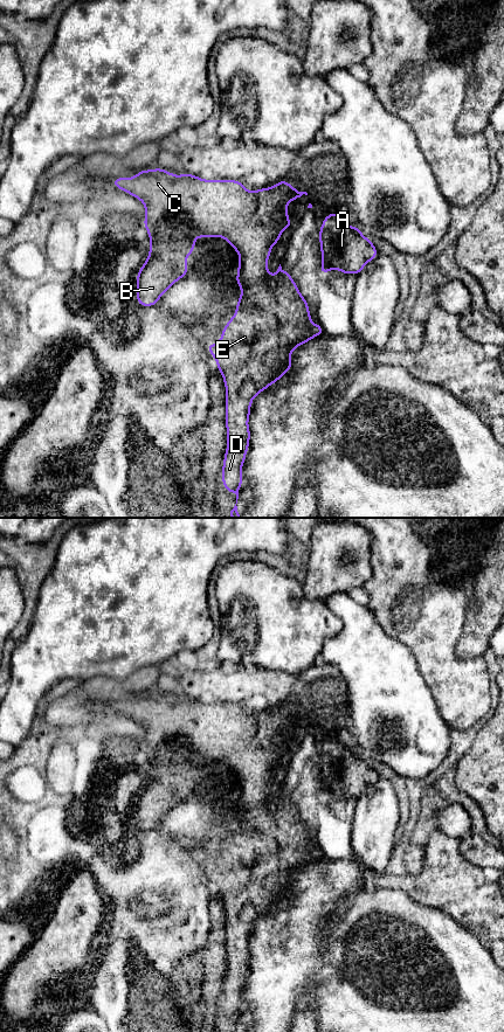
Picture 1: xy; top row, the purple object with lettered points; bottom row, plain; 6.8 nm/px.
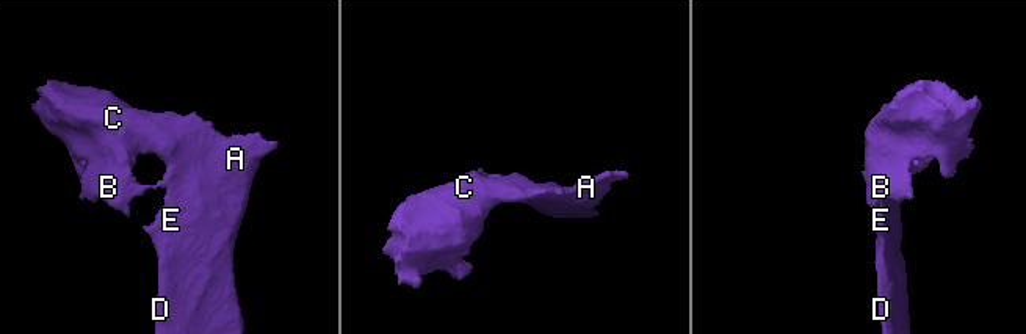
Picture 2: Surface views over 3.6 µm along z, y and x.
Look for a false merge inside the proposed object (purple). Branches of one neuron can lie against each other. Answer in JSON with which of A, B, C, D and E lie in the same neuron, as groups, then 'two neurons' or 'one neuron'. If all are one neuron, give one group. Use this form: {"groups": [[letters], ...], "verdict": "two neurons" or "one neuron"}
{"groups": [["A", "B", "C", "D", "E"]], "verdict": "one neuron"}

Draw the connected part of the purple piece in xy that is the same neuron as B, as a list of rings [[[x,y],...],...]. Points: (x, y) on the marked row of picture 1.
[[[144,168],[140,171],[139,174],[132,176],[132,178],[116,178],[112,183],[119,188],[129,193],[130,195],[139,199],[145,205],[145,221],[144,226],[147,229],[149,237],[151,240],[151,245],[149,247],[150,256],[145,261],[144,265],[140,268],[138,276],[137,276],[137,300],[140,306],[153,306],[156,303],[160,299],[161,295],[165,293],[171,286],[182,278],[185,275],[188,273],[187,271],[187,255],[194,252],[194,243],[196,241],[196,237],[225,237],[225,241],[228,242],[239,254],[240,262],[239,262],[239,269],[237,269],[237,276],[236,282],[239,286],[242,289],[241,296],[239,302],[236,303],[236,313],[230,318],[230,320],[227,323],[227,325],[222,330],[222,337],[221,339],[215,342],[214,345],[207,345],[207,349],[209,353],[214,356],[218,363],[218,369],[223,376],[223,382],[226,386],[226,427],[227,427],[227,450],[225,453],[223,459],[223,467],[222,467],[222,482],[225,485],[225,489],[228,492],[234,492],[236,494],[236,504],[239,499],[239,490],[242,485],[242,464],[246,460],[246,453],[249,448],[249,439],[250,439],[250,431],[248,427],[248,420],[250,415],[250,406],[253,402],[253,399],[258,395],[261,392],[263,392],[265,388],[271,386],[274,382],[277,382],[281,376],[283,376],[291,367],[292,363],[290,362],[290,355],[294,352],[295,348],[297,348],[299,345],[308,342],[316,335],[320,335],[324,333],[323,328],[319,324],[312,324],[311,323],[311,316],[309,313],[309,304],[306,303],[305,298],[299,293],[298,286],[291,278],[290,273],[285,272],[281,264],[276,271],[276,276],[274,277],[267,269],[267,262],[270,256],[271,248],[275,245],[276,242],[281,240],[281,234],[286,228],[292,228],[290,224],[290,215],[286,214],[286,207],[290,201],[294,201],[298,198],[301,198],[303,194],[308,195],[306,192],[297,192],[292,183],[286,183],[284,179],[282,179],[277,185],[269,187],[269,188],[261,188],[256,192],[247,191],[243,185],[237,180],[205,180],[201,178],[198,178],[195,175],[192,175],[189,173],[185,173],[184,175],[174,175],[165,169],[161,168],[154,168],[151,171],[145,171]]]

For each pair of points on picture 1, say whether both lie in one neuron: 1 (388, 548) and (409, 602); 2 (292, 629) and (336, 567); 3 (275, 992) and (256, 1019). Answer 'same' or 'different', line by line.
1: same
2: different
3: same

